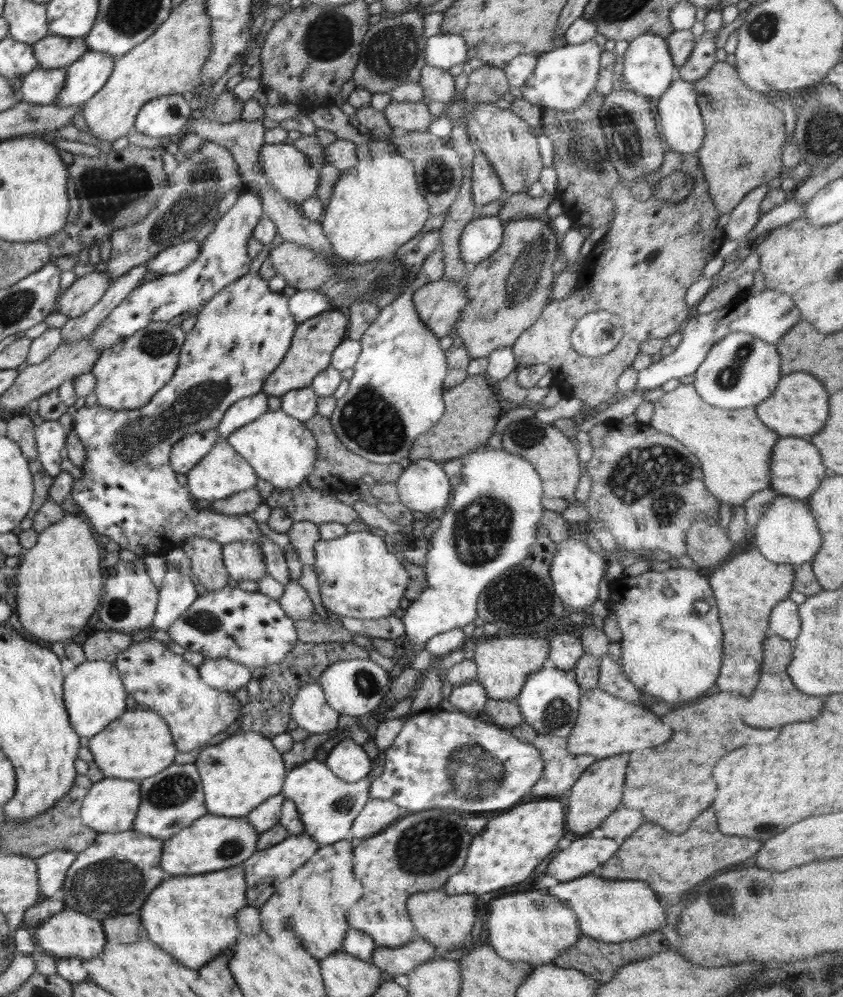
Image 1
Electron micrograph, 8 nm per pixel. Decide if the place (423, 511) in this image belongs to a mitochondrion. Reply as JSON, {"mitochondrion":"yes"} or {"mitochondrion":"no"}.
{"mitochondrion":"no"}

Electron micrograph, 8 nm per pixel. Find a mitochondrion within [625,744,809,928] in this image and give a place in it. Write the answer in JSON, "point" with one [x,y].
{"point":[718,896]}

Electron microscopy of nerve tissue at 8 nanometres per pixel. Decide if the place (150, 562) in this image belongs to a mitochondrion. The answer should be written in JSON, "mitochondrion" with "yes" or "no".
{"mitochondrion":"no"}

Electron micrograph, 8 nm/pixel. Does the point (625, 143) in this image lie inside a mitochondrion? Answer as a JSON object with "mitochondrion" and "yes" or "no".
{"mitochondrion":"yes"}

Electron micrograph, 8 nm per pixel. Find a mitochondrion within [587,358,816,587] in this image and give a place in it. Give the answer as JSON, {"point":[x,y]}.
{"point":[658,476]}

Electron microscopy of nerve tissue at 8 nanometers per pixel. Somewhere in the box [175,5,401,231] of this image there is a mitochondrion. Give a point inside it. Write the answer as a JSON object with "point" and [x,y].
{"point":[328,36]}

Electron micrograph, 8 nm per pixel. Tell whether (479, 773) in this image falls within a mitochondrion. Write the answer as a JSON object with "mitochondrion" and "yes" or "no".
{"mitochondrion":"yes"}

